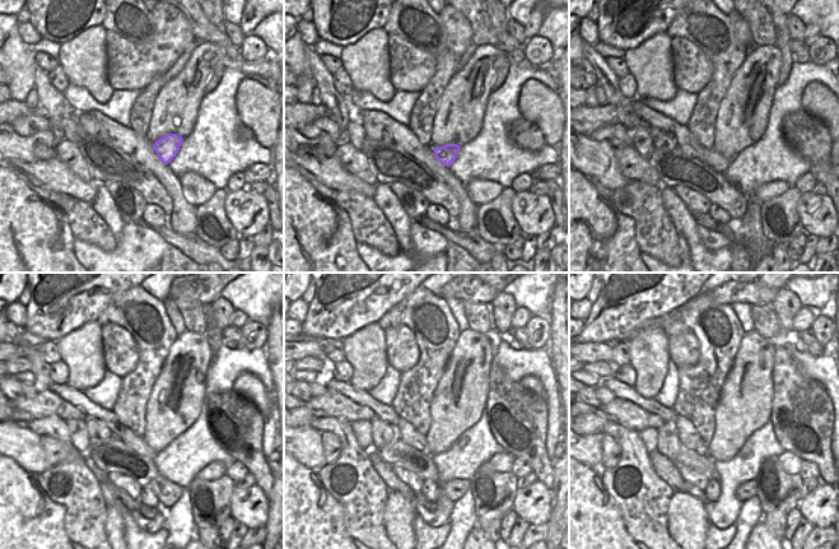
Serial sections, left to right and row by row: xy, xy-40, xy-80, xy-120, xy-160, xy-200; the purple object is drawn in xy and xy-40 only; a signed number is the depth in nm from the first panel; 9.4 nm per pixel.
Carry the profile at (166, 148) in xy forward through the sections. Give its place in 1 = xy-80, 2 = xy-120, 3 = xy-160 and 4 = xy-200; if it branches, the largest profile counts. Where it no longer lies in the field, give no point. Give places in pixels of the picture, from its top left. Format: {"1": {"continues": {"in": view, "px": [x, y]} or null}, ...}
{"1": {"continues": {"in": "xy-80", "px": [711, 157]}}, "2": {"continues": {"in": "xy-120", "px": [131, 440]}}, "3": {"continues": {"in": "xy-160", "px": [406, 432]}}, "4": {"continues": {"in": "xy-200", "px": [689, 437]}}}

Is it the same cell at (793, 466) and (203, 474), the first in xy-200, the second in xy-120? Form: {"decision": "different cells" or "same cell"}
{"decision": "same cell"}

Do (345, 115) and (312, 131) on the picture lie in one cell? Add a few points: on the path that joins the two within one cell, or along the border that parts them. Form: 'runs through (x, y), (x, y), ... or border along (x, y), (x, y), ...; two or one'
border along (330, 116), (340, 133), (339, 143); two

